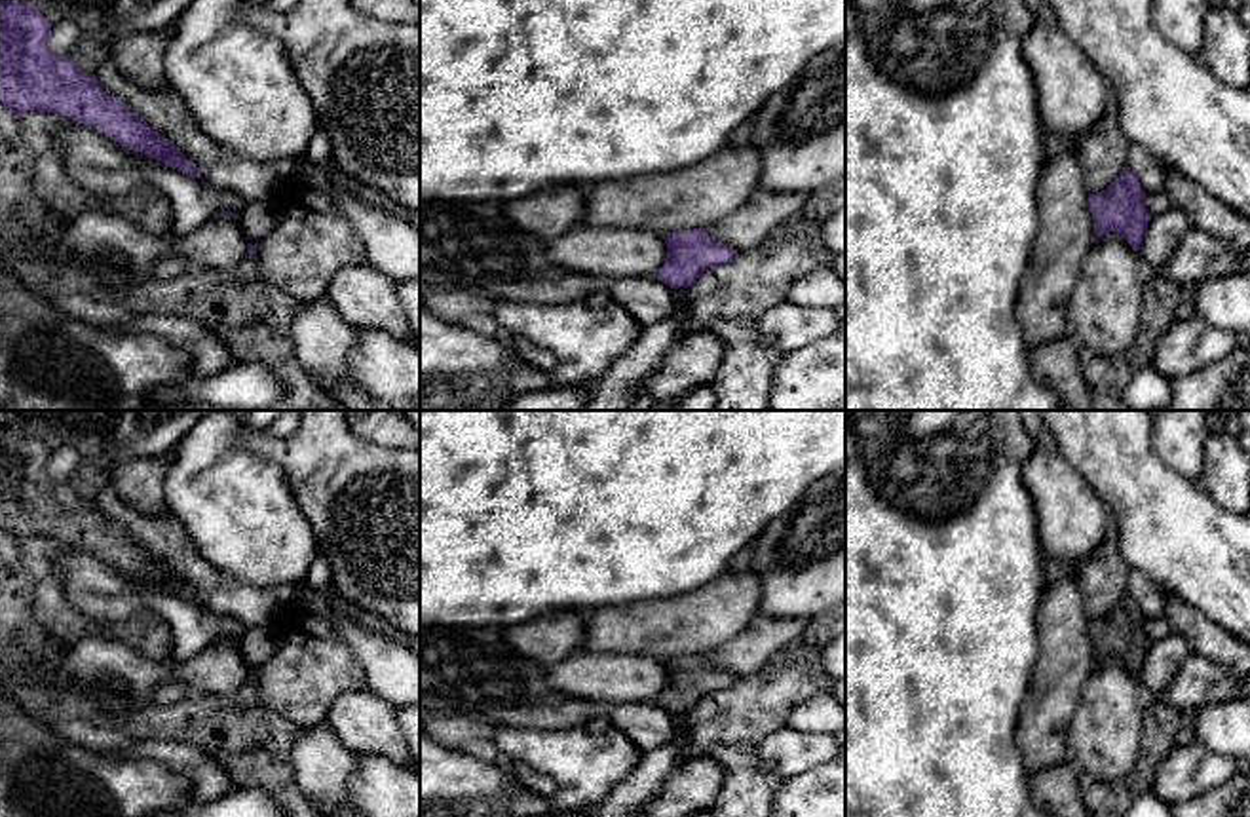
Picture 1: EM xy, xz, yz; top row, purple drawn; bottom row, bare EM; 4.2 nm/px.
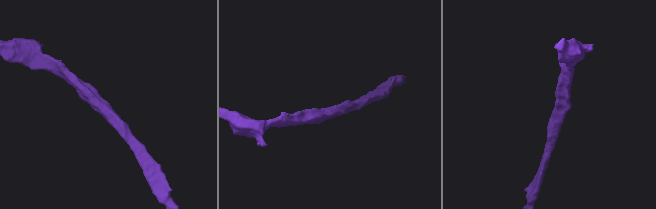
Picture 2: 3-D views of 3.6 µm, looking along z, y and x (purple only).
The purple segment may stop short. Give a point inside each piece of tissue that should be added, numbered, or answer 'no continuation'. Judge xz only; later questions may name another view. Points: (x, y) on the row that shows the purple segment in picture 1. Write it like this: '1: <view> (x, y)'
no continuation

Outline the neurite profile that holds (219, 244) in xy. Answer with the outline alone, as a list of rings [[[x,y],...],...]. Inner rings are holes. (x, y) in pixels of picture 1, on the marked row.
[[[218,217],[182,238],[188,262],[201,270],[239,272],[247,260],[247,241],[239,218]]]

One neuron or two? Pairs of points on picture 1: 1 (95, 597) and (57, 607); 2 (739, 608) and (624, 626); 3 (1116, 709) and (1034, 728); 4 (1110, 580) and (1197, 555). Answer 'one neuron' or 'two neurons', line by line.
1: two neurons
2: one neuron
3: two neurons
4: two neurons

